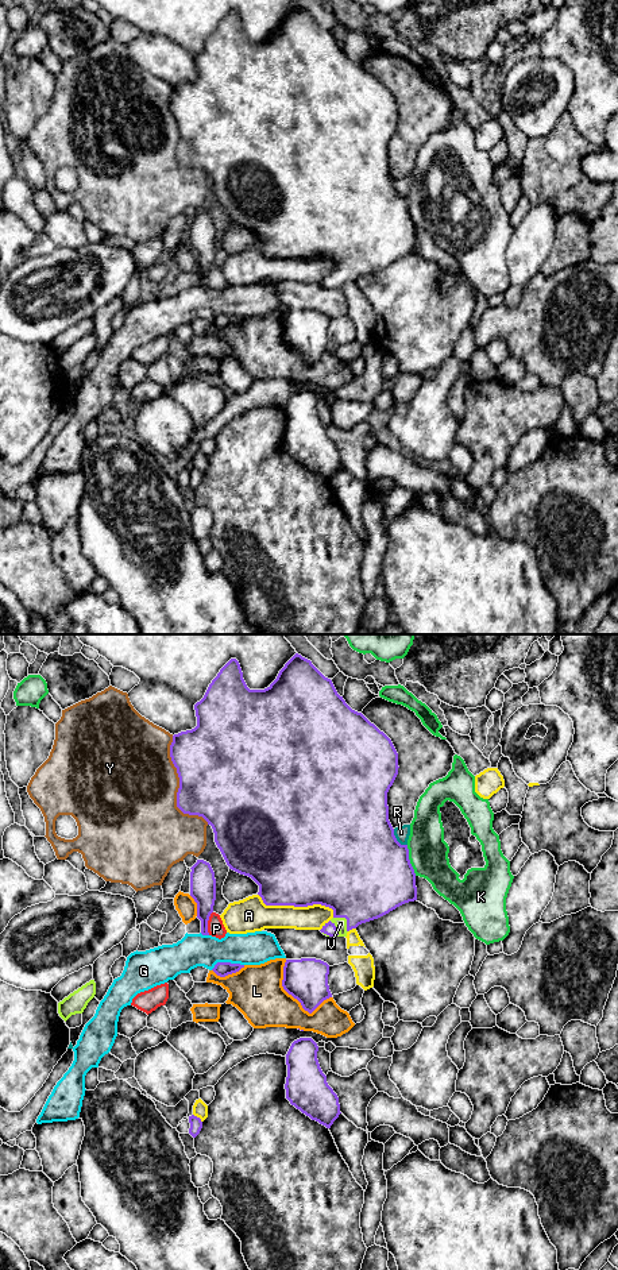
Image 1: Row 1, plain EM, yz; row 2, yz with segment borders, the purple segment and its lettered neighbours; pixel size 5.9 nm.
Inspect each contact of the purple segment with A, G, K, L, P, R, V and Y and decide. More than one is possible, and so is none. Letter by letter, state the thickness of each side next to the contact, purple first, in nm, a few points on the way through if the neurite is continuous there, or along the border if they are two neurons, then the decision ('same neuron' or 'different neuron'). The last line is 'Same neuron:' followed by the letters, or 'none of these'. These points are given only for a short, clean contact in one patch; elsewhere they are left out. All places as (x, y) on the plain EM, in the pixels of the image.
A: 500 nm thick on the purple side, 170 nm on the other; different neuron
G: 90 nm thick on the purple side, 200 nm on the other; different neuron
K: 500 nm thick on the purple side, 240 nm on the other; different neuron
L: 260 nm thick on the purple side, 320 nm on the other; different neuron
P: 160 nm thick on the purple side, 100 nm on the other; different neuron
R: 500 nm thick on the purple side, 90 nm on the other; different neuron
V: 500 nm thick on the purple side, 70 nm on the other; same neuron
Y: 500 nm thick on the purple side, 480 nm on the other; different neuron
Same neuron: V

